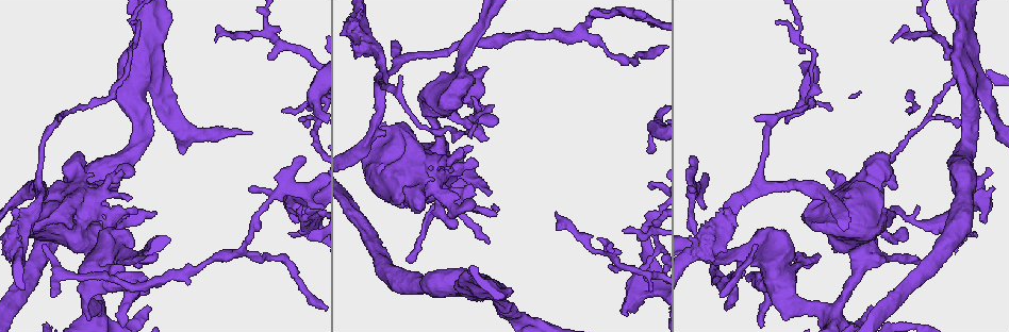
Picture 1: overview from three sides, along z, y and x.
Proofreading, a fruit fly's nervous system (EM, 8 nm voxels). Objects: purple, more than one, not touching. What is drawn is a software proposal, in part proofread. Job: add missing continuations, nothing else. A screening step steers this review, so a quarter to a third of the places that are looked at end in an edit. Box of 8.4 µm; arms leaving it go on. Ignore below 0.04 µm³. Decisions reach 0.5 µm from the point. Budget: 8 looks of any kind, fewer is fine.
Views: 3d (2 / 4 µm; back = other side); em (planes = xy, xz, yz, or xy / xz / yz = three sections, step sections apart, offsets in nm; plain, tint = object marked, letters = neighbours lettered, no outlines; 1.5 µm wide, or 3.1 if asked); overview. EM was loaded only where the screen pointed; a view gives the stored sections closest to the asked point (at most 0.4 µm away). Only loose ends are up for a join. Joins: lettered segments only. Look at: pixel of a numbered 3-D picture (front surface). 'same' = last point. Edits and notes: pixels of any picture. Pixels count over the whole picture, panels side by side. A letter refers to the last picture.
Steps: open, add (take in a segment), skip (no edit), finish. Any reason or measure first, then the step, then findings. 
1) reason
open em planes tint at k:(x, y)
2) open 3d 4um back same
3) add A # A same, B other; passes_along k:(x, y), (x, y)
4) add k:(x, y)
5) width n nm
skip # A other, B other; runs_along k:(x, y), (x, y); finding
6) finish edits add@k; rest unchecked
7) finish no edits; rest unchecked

free end
open em xz step 8 tint at 1:(309, 238)

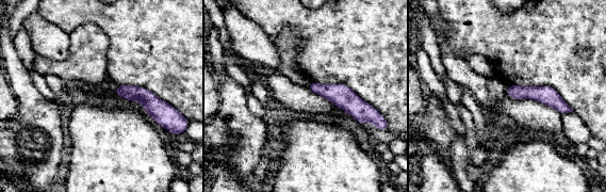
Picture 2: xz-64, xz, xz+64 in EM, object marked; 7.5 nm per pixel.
cut it another way
open em planes letters same

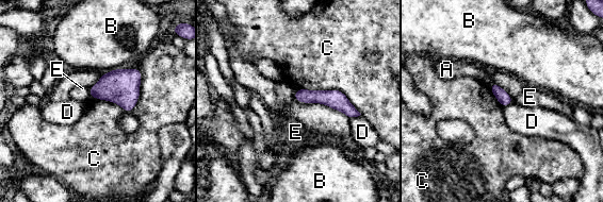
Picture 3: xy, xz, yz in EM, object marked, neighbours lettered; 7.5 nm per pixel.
width 100 nm
skip # A other, B other, C other, D other, E other; none of them fits

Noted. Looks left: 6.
an open end
open 3d 4um at 1:(836, 252)

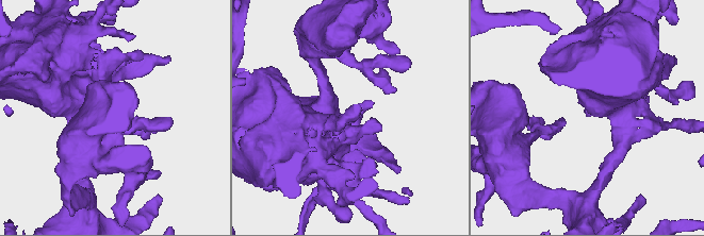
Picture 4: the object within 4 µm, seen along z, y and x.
open em planes letters at 4:(587, 114)

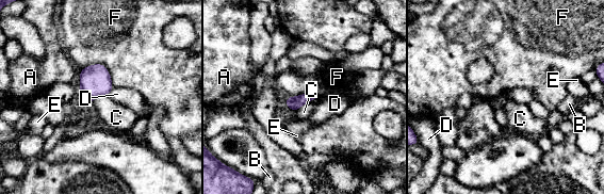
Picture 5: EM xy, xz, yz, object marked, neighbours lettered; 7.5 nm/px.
skip # A other, B other, C other, D other, E other, F other; border 5:(316, 96), (293, 112); none of them fits

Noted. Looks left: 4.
free end
open 3d 2um back at 1:(304, 157)

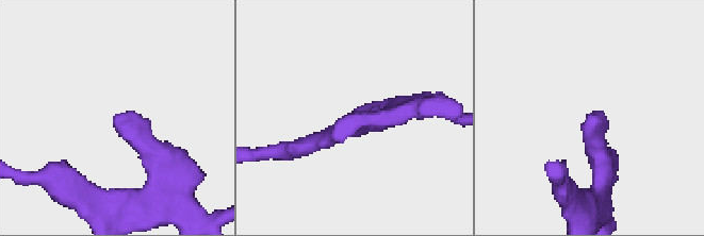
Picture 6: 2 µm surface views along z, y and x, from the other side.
need the tissue
open em yz step 8 plain at 6:(113, 117)

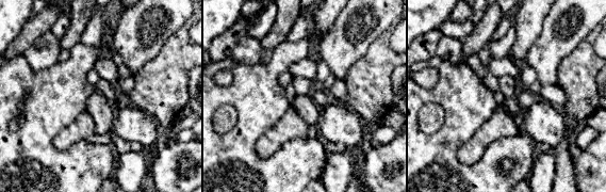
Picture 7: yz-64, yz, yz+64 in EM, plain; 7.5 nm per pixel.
open em yz step 8 letters same

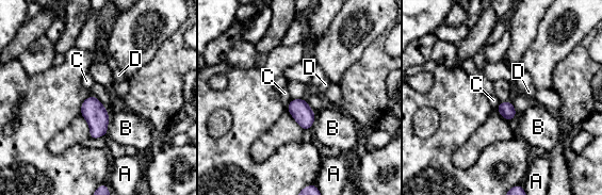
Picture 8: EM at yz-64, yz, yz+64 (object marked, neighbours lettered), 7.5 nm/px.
width 120 nm; longest_contact B 130 nm
skip # A other, B other, C other, D other; none of them fits

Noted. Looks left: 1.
finish no edits; rest unchecked

